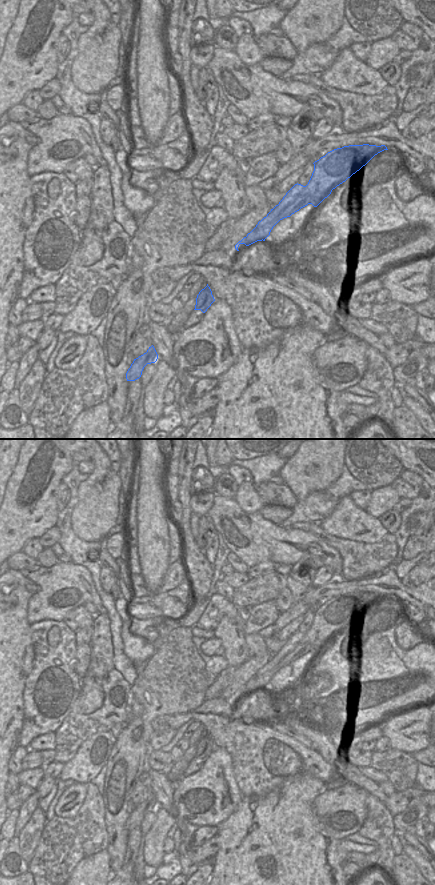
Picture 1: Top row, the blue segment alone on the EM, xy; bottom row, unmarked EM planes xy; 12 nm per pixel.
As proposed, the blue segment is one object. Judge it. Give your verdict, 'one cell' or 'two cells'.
two cells

